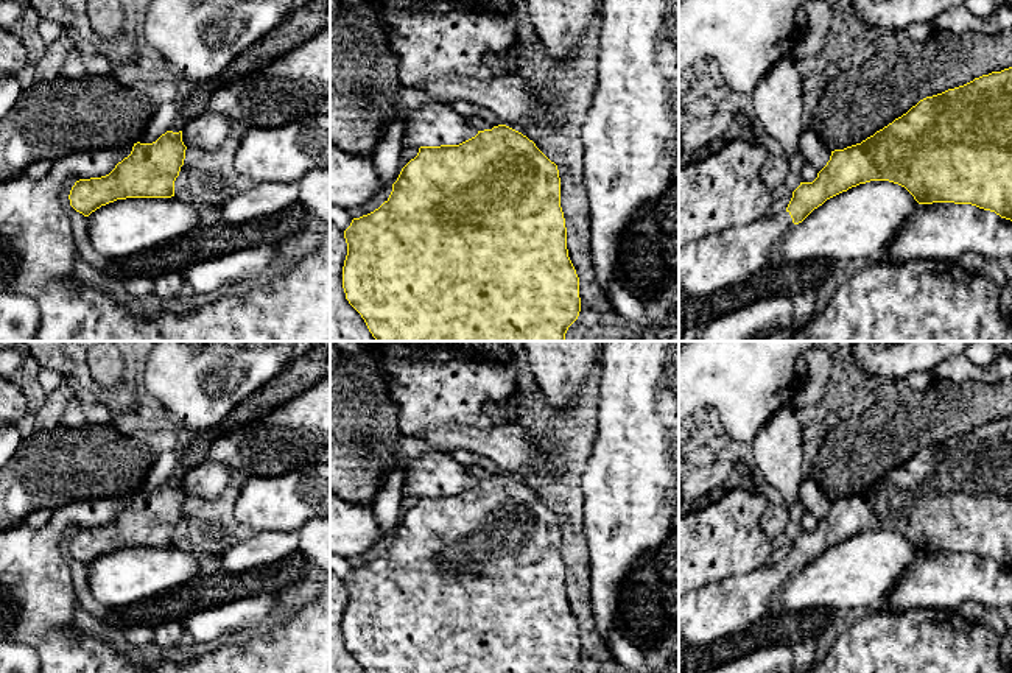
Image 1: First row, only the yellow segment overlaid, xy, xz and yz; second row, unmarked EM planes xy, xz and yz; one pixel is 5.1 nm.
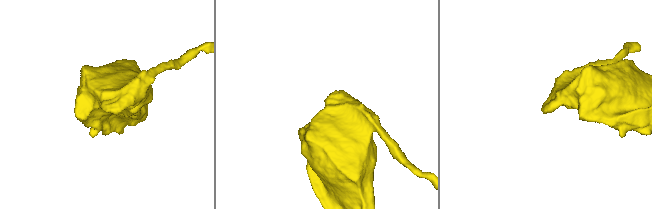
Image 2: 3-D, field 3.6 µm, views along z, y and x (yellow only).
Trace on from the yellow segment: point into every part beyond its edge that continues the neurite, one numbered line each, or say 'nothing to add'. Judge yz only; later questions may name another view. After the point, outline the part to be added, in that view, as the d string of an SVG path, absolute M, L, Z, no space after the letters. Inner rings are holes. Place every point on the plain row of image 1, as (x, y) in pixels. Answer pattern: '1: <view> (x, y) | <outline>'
1: yz (712, 613) | M783 559L688 592L679 598L679 634L707 645L754 626L792 575Z

